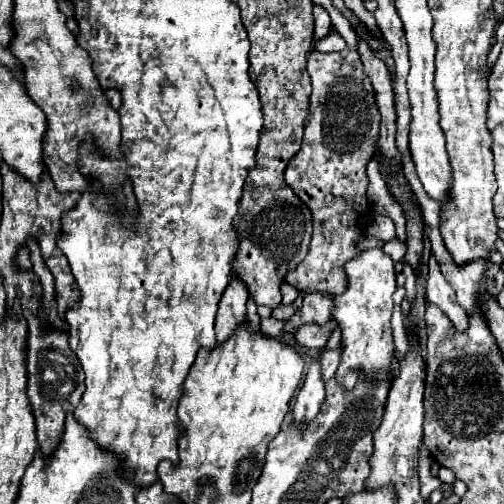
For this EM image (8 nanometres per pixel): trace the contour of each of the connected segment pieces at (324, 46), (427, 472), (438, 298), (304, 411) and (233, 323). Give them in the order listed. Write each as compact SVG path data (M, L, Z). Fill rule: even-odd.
M335 30L329 32L329 36L319 40L315 46L315 50L319 50L319 52L335 52L335 50L343 50L343 48L345 48L345 40Z
M423 444L421 454L419 454L419 484L421 484L421 496L427 500L429 494L433 490L437 490L441 486L441 480L437 476L431 474L431 454L427 450L427 446Z
M431 254L431 260L427 262L427 286L425 286L425 296L431 304L439 306L449 320L453 322L453 326L459 332L467 330L467 312L457 304L455 298L455 290L449 286L449 282L443 278L439 264L435 260L435 256Z
M315 360L305 376L303 388L299 390L297 398L295 398L295 406L293 406L293 416L297 422L301 420L313 420L319 412L321 402L325 400L325 382L321 378L321 368L319 368L319 360Z
M231 280L227 290L223 292L223 298L219 302L217 320L215 320L217 344L223 344L223 340L227 340L239 324L243 324L247 298L249 298L249 294L247 294L247 288L243 286L243 282Z

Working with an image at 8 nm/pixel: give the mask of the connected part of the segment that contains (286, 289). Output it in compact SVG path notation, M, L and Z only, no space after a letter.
M287 282L281 283L280 290L282 293L282 303L286 306L292 304L299 297L297 289Z

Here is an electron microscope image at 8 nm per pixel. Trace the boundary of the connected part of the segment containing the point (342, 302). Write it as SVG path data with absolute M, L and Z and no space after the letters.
M381 248L363 250L359 256L351 258L345 264L347 274L347 290L333 300L333 318L339 322L343 330L341 348L343 358L335 378L345 386L353 388L357 382L357 368L361 366L371 380L383 380L387 374L389 358L395 350L393 334L391 334L391 314L393 314L393 292L397 290L395 284L395 270L393 260Z

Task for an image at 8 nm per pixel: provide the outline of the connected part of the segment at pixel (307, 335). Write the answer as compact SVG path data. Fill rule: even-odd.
M329 320L327 324L321 324L321 326L305 324L295 332L295 342L305 348L323 348L335 326L337 326L335 320Z

